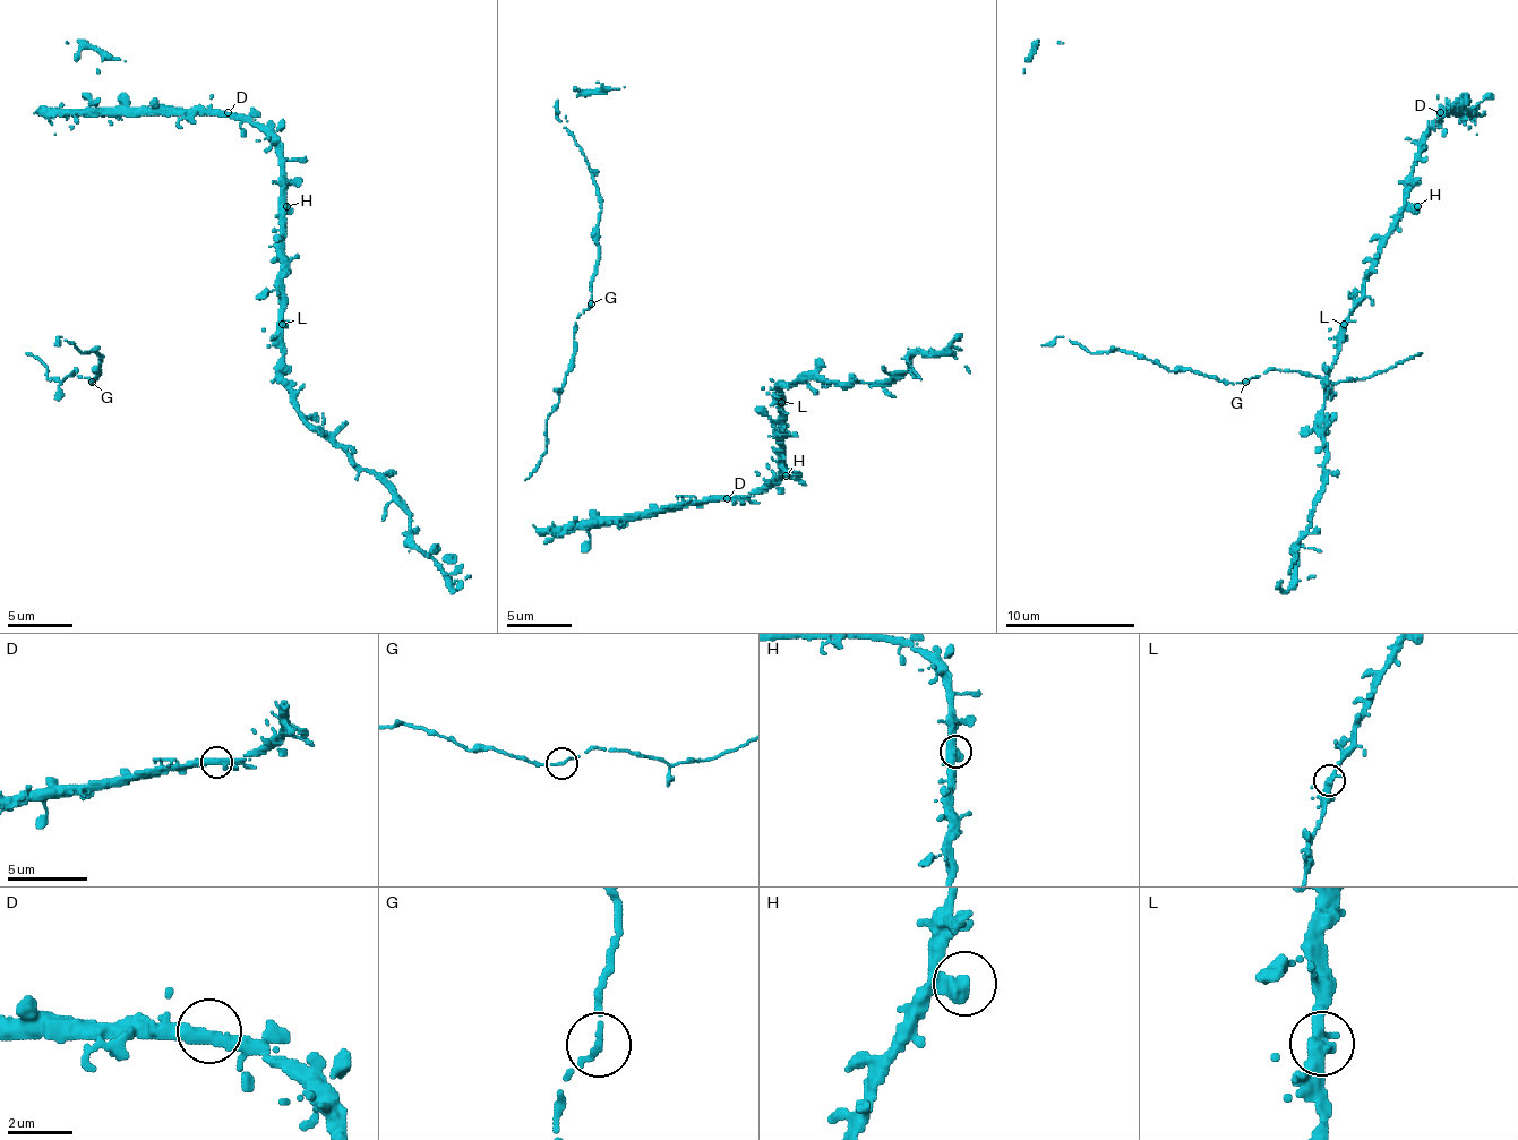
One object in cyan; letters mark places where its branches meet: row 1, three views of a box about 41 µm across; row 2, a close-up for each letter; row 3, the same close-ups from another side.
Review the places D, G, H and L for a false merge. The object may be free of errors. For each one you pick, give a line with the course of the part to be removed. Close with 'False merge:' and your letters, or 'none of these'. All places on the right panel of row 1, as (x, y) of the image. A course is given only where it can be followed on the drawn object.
False merge: none of these

